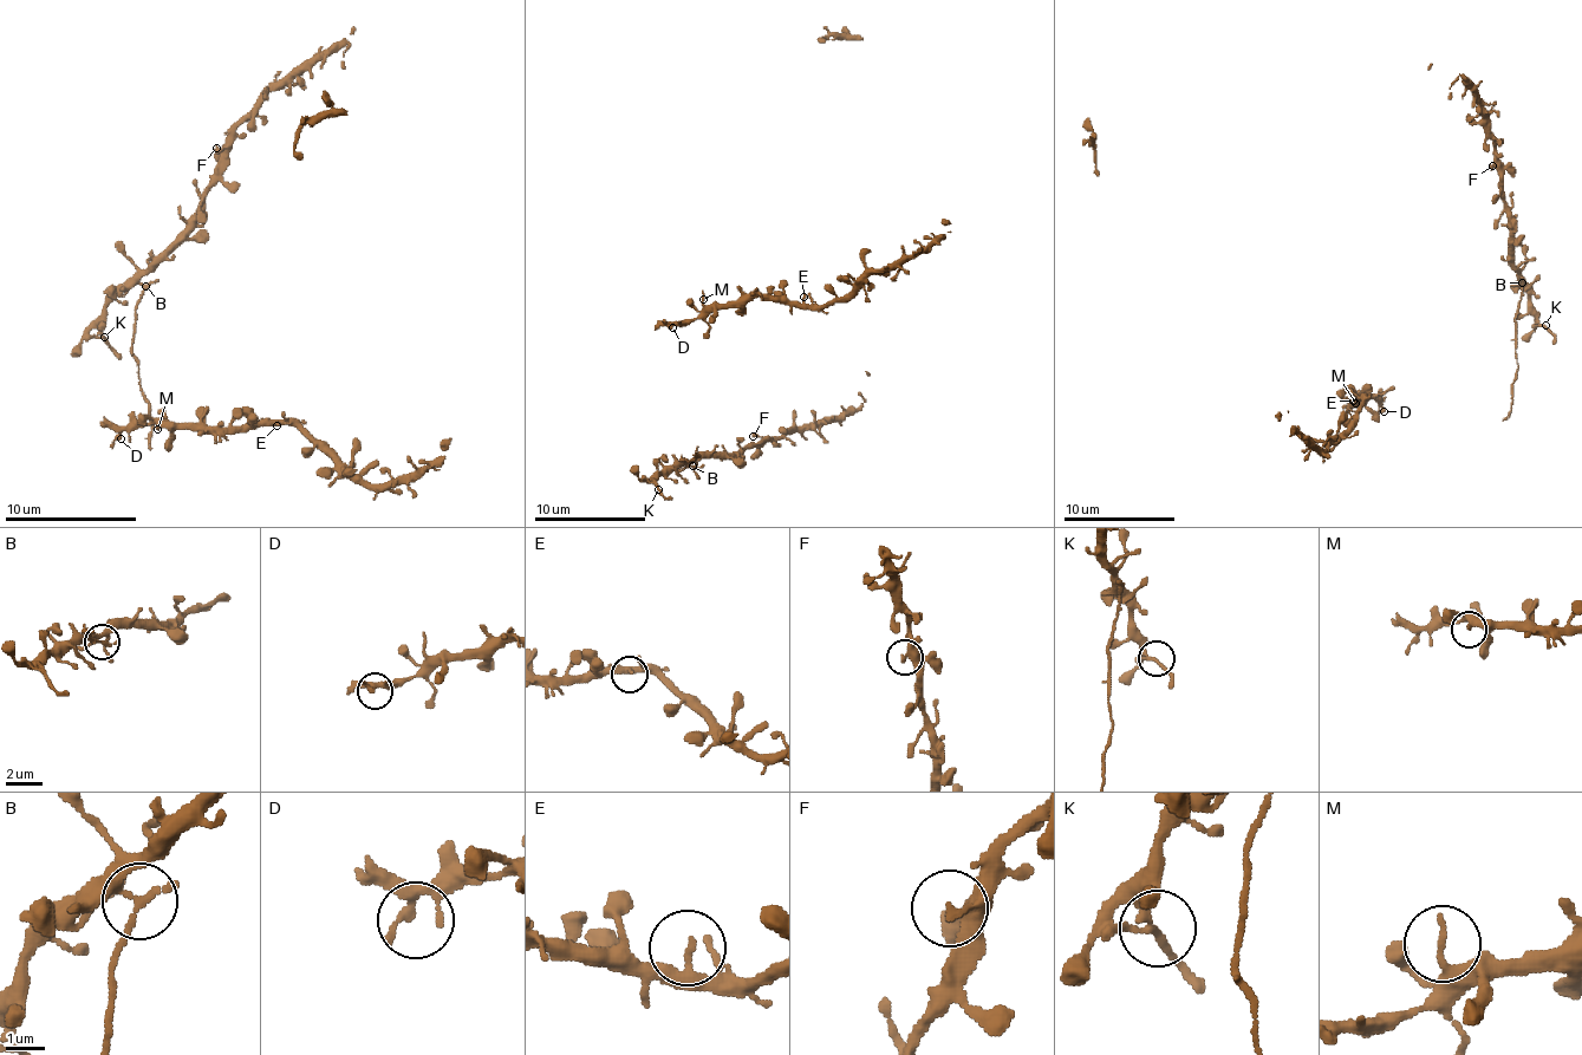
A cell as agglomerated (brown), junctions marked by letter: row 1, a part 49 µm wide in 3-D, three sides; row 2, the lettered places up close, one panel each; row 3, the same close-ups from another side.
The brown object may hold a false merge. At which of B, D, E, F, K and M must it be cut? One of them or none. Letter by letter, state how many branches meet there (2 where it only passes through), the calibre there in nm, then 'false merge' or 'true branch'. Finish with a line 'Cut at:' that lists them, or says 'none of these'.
B: 2 | 180 nm | false merge
D: 2 | 240 nm | true branch
E: 2 | 240 nm | true branch
F: 1 | 190 nm | true branch
K: 3 | 170 nm | true branch
M: 1 | 220 nm | true branch
Cut at: B

